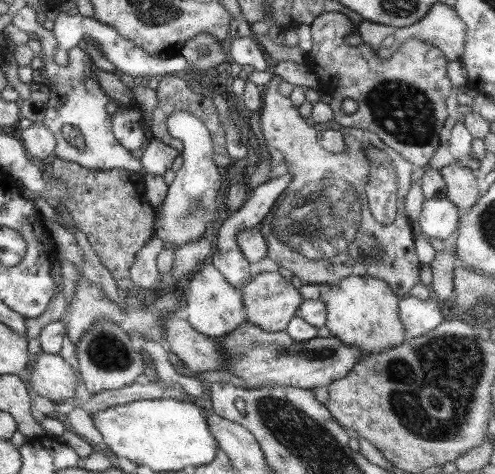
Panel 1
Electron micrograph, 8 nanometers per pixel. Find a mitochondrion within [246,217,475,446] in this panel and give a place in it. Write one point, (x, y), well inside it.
(281, 349)

